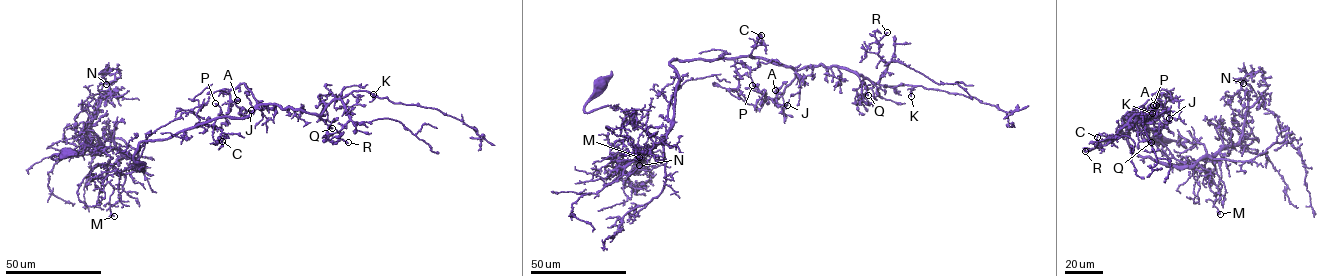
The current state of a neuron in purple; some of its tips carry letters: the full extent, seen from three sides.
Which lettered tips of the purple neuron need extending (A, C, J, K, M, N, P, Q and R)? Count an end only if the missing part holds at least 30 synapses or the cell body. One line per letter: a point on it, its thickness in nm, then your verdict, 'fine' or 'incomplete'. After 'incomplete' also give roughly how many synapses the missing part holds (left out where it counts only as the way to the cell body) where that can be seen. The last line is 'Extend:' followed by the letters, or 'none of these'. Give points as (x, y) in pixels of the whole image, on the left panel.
A: at (237, 100); 500 nm thick; fine
C: at (222, 141); 190 nm thick; fine
J: at (251, 110); 170 nm thick; fine
K: at (373, 94); 320 nm thick; fine
M: at (114, 216); 170 nm thick; fine
N: at (106, 84); 90 nm thick; fine
P: at (215, 103); 340 nm thick; fine
Q: at (332, 128); 360 nm thick; fine
R: at (348, 142); 240 nm thick; incomplete; about 30 synapses
Extend: R

